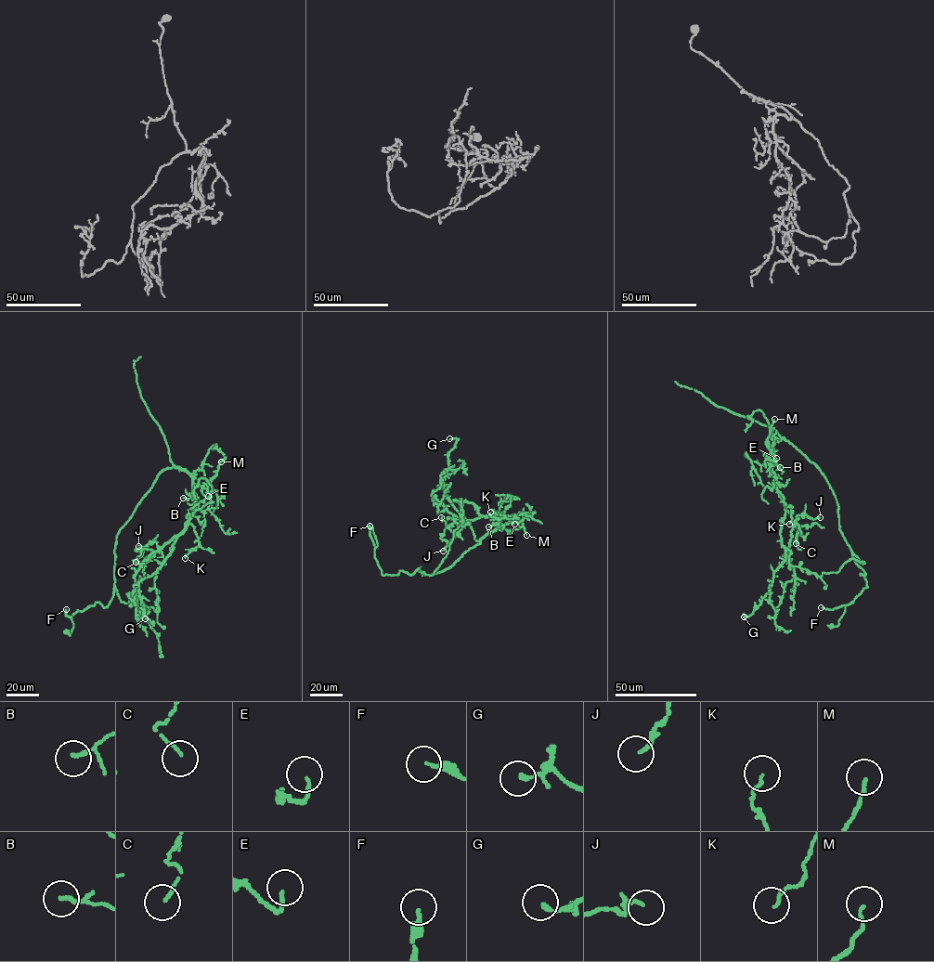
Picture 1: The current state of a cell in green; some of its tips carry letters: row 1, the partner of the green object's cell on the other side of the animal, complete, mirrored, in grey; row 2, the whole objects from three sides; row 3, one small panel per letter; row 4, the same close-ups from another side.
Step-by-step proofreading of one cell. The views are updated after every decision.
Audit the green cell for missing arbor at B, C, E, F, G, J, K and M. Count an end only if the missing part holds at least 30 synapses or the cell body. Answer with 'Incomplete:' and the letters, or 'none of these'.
Incomplete: F

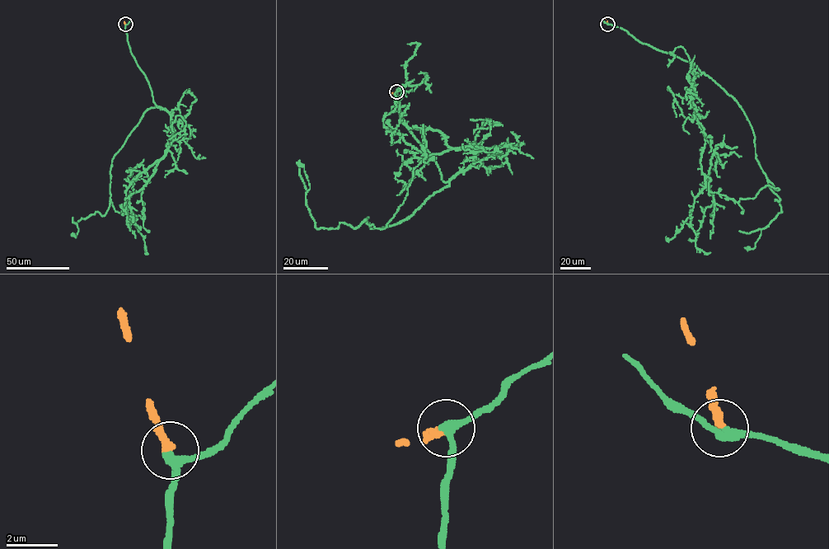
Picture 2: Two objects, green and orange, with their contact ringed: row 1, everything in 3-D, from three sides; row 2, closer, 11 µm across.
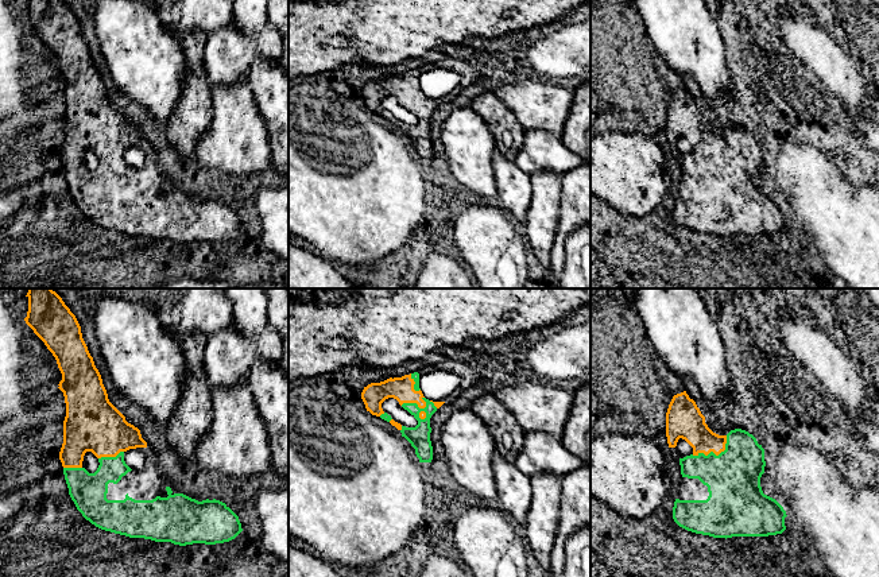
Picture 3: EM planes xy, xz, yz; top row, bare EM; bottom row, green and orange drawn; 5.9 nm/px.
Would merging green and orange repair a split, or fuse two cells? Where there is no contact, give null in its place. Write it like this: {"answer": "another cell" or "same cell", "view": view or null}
{"answer": "same cell", "view": "xz"}

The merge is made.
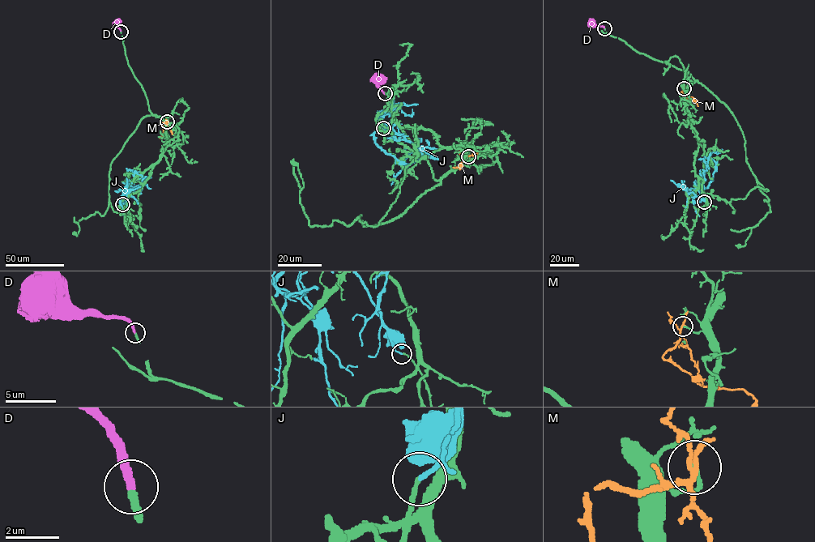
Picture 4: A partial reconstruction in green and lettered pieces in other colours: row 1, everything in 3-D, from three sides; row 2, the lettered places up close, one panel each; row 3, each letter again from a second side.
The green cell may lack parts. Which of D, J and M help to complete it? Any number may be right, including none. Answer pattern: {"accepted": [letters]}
{"accepted": ["D"]}

